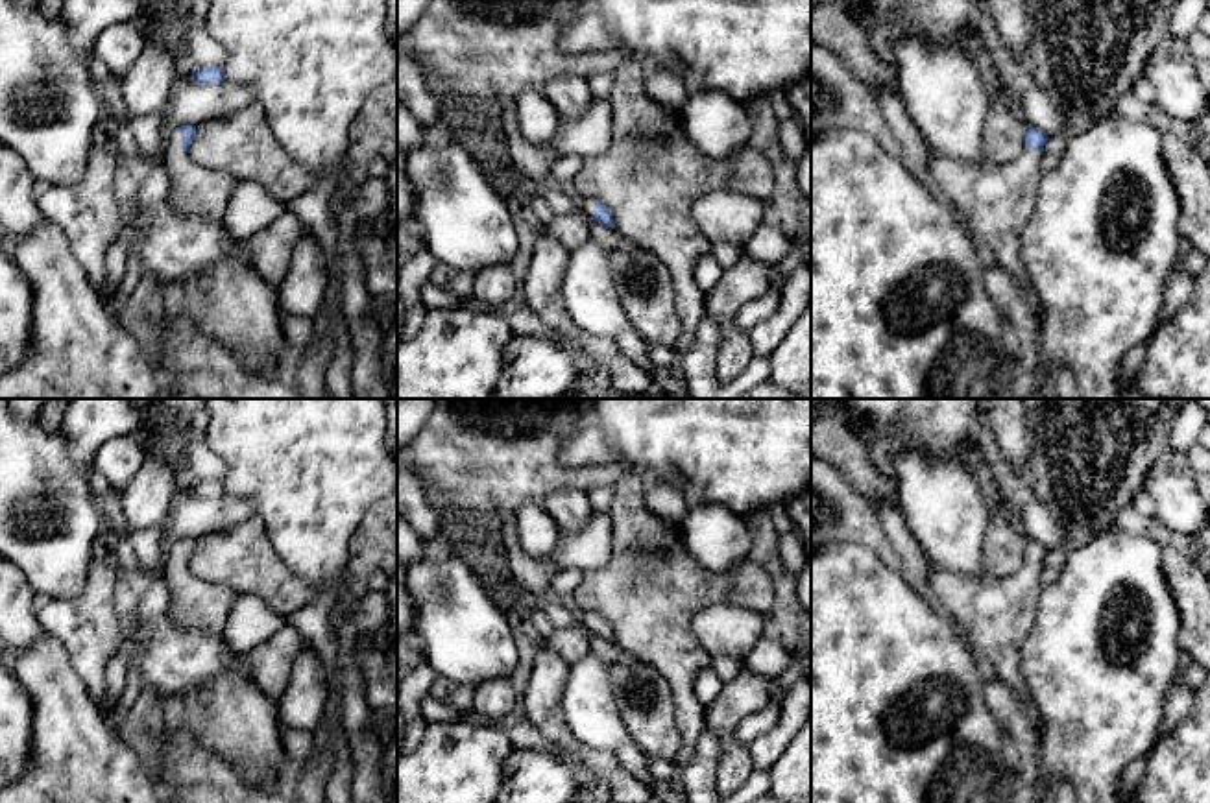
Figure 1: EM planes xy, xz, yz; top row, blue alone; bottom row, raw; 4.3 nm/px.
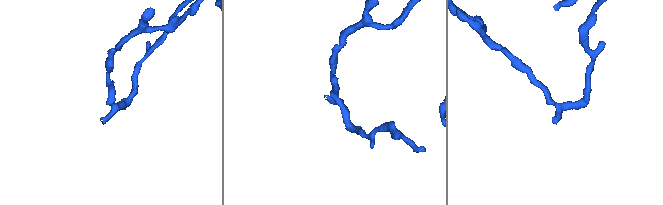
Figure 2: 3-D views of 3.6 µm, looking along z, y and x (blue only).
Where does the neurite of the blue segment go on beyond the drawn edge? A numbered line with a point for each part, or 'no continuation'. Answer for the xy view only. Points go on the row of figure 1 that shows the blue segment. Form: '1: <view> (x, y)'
1: xy (194, 191)

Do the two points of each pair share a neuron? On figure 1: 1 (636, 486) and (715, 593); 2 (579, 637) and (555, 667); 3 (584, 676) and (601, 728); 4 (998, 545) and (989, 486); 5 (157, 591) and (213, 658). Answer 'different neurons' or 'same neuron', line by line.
1: same neuron
2: different neurons
3: same neuron
4: same neuron
5: same neuron

